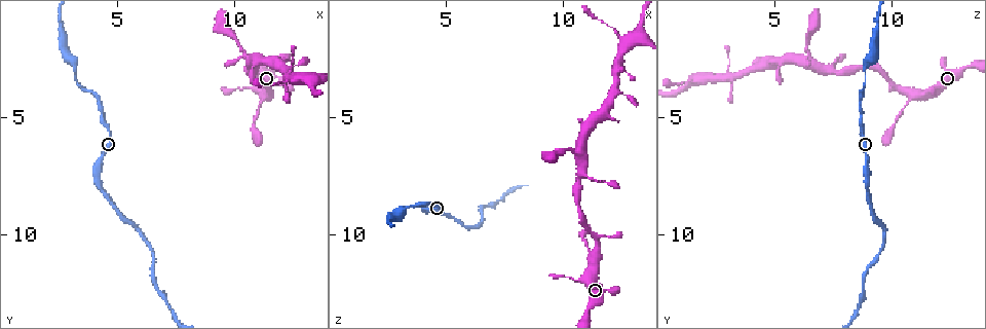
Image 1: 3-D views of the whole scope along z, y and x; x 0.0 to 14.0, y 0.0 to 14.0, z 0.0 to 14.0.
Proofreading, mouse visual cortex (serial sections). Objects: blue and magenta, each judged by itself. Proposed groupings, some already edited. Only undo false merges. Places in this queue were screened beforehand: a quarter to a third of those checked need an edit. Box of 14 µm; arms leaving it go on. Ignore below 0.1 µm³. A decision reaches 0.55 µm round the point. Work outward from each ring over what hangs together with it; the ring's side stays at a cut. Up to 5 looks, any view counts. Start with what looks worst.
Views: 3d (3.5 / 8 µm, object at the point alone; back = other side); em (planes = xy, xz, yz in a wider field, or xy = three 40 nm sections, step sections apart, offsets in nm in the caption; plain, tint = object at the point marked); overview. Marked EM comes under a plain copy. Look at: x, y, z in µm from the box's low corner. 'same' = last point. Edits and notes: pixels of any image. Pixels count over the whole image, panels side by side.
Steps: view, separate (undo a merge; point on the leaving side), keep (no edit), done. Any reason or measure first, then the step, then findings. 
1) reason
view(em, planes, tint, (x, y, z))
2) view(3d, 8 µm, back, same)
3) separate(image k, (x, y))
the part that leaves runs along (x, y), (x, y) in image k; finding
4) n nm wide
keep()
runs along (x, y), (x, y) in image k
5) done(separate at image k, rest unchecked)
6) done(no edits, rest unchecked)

a fork
view(3d, 3.5 µm, (11.4, 3.9, 10.7))

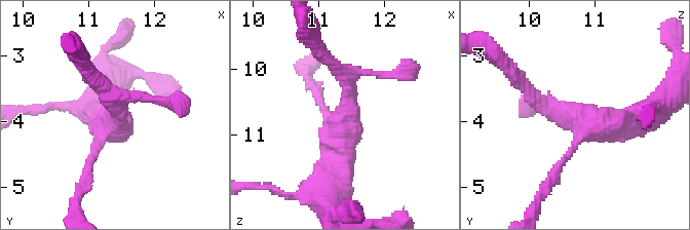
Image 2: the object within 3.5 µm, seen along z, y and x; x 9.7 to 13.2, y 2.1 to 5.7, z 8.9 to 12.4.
view(em, xy, step 5, tint, (11.45, 4.00, 10.75))

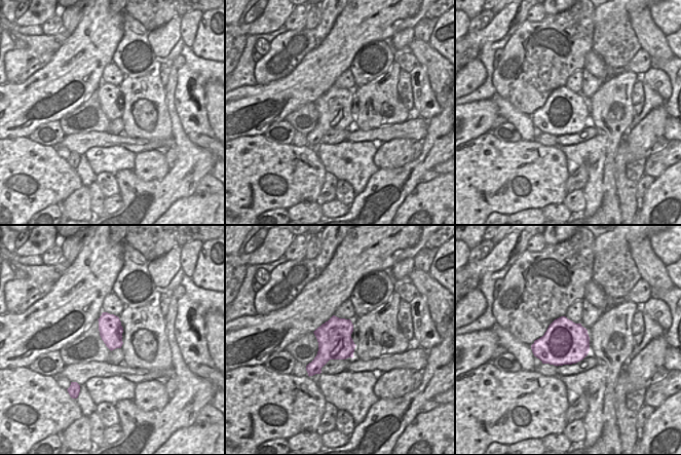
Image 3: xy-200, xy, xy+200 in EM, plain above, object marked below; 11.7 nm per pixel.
view(em, xy, step 1, tint, same)

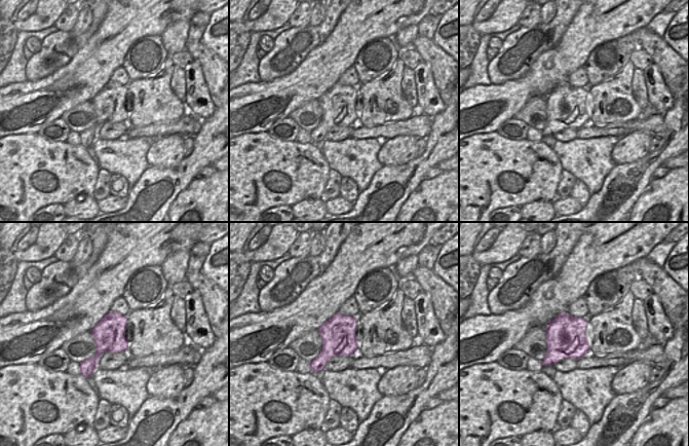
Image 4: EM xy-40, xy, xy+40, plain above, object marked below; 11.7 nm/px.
keep()
runs along (326, 191), (348, 120), (341, 73) in image 2; continuous, no second cell

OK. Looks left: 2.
view(3d, 3.5 µm, (10.7, 2.4, 6.6))

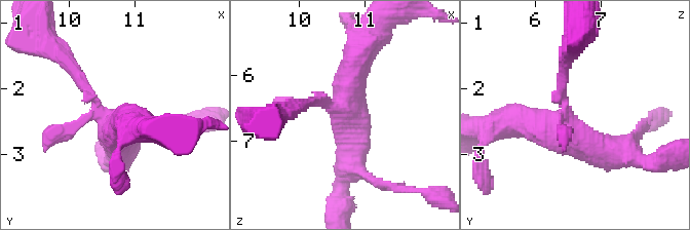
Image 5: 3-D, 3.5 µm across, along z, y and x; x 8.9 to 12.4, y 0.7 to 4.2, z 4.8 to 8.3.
view(em, xy, step 5, tint, (10.60, 2.40, 6.50))

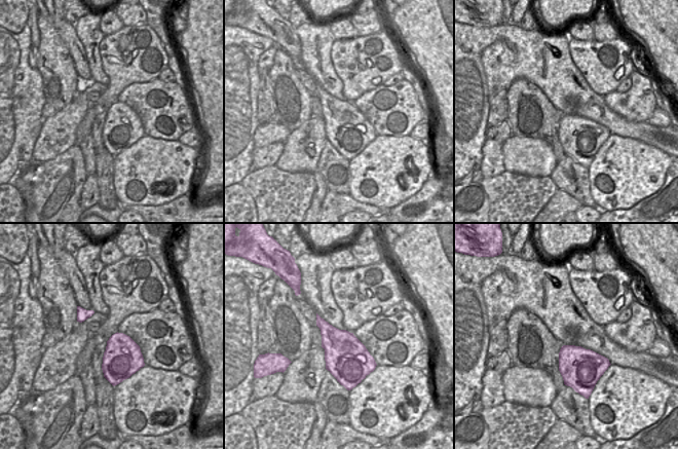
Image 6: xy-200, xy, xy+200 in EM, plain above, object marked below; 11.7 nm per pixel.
keep()
runs along (628, 154), (544, 125), (505, 122) in image 5; all the same cell

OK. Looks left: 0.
done(no edits, rest unchecked)

